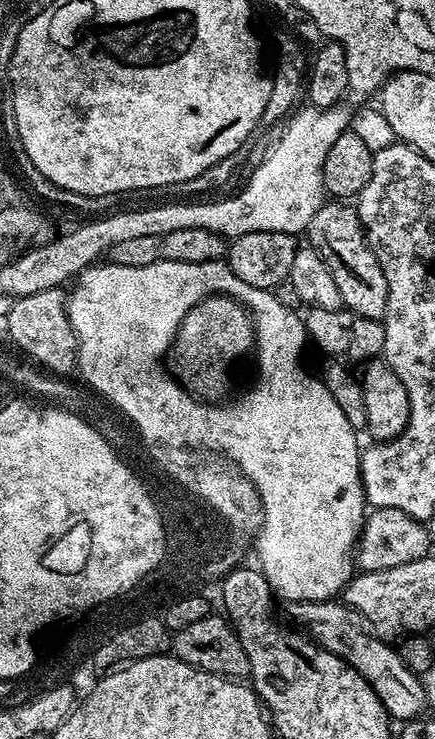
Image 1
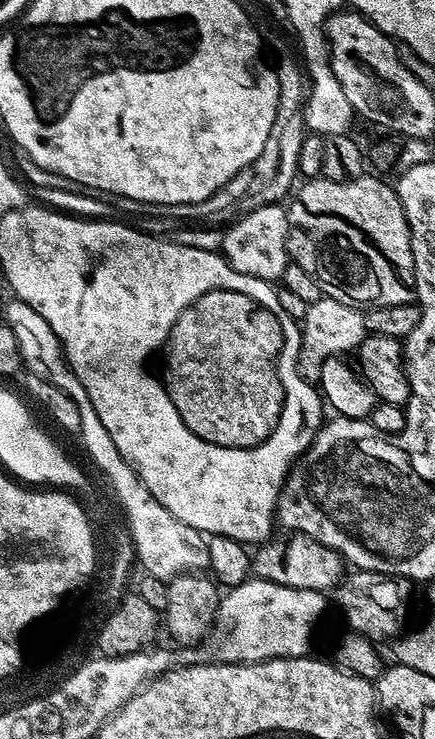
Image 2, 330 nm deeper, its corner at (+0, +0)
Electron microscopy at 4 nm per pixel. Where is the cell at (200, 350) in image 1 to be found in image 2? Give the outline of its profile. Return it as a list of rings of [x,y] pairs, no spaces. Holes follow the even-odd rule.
[[[210,290],[206,294],[202,294],[202,298],[198,298],[193,304],[180,311],[162,349],[162,355],[164,355],[162,383],[170,402],[174,402],[174,410],[178,410],[178,418],[182,418],[184,425],[195,436],[210,442],[214,446],[222,446],[223,448],[253,448],[266,438],[270,438],[274,426],[278,426],[278,418],[282,414],[282,406],[284,405],[284,391],[282,390],[282,382],[278,371],[280,354],[286,348],[284,340],[286,340],[286,334],[280,325],[280,316],[271,307],[265,306],[257,300],[256,297],[247,296],[234,290]]]

